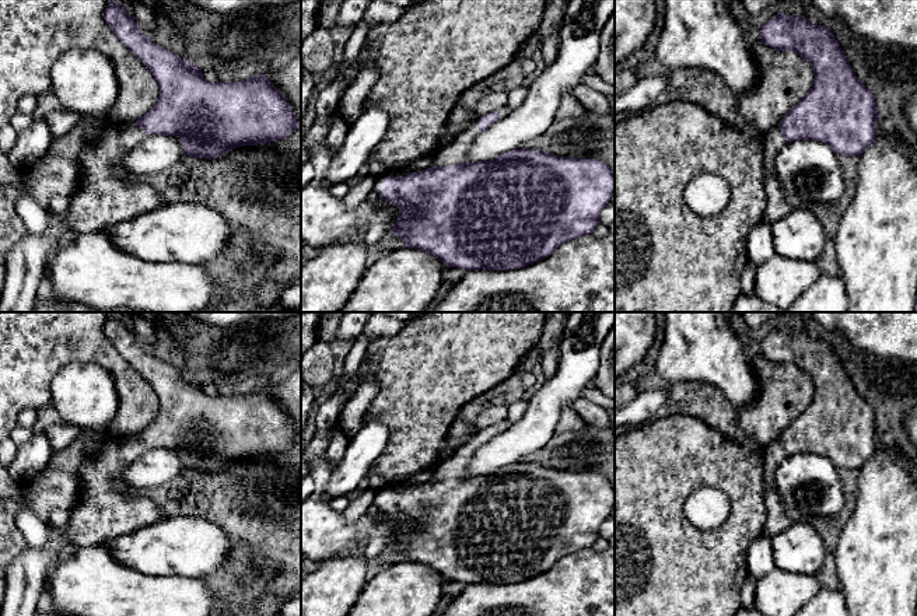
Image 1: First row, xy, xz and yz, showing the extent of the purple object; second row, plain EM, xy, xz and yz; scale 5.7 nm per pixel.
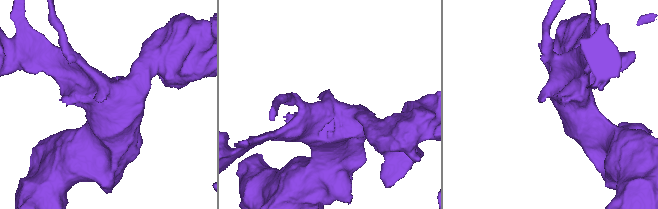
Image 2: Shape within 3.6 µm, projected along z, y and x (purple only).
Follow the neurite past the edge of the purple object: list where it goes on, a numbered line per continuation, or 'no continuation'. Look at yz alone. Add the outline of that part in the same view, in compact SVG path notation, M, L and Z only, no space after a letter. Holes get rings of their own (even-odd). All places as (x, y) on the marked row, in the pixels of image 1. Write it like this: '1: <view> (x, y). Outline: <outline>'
1: yz (777, 206). Outline: M778 126L771 127L762 134L763 140L763 165L764 165L764 190L766 190L766 210L763 221L774 224L781 217L792 210L792 204L785 199L785 192L780 183L776 169L774 158L777 153L787 144Z

